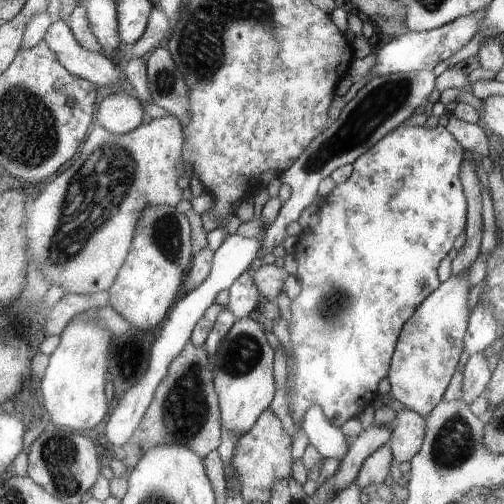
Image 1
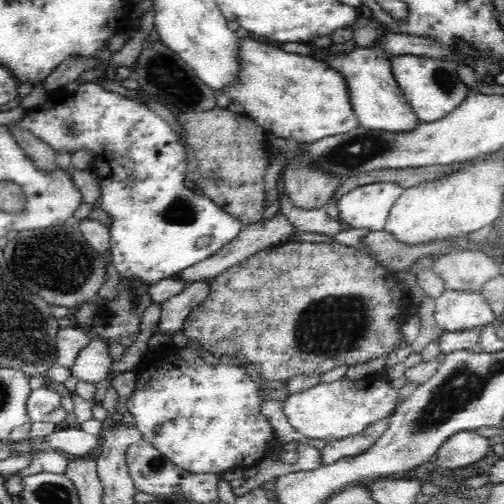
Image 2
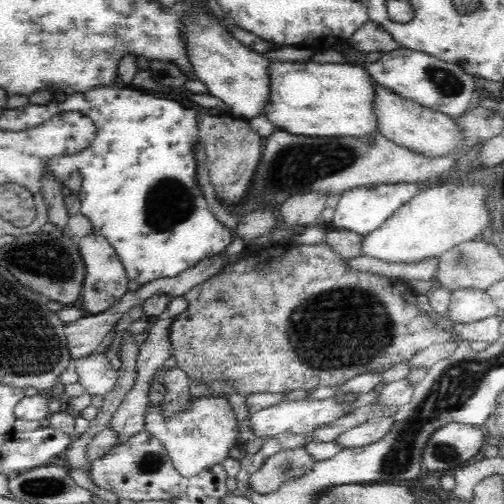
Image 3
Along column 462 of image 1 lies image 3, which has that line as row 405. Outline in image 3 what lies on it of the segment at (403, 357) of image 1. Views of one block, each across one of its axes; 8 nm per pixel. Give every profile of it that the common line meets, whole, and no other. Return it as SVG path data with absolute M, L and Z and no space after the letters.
M328 398L328 400L294 400L294 402L278 402L262 412L256 412L250 416L250 428L254 432L254 436L266 440L266 438L272 438L276 434L282 434L282 432L292 432L292 434L304 434L304 432L312 432L314 428L318 426L326 426L328 422L334 422L336 418L340 418L346 410L350 410L350 406L354 404L346 404L344 402L338 402L338 398Z

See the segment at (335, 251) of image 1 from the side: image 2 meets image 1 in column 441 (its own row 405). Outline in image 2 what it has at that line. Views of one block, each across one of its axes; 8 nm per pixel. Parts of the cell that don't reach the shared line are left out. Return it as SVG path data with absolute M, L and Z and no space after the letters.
M176 354L168 356L166 368L166 356L152 356L140 366L136 392L124 404L124 410L132 424L142 432L142 440L150 442L166 460L170 460L180 470L186 470L190 474L220 474L222 470L236 466L252 468L254 462L260 462L272 450L264 446L266 438L270 438L270 426L258 412L260 394L256 386L262 386L262 382L256 378L256 372L252 372L252 376L254 382L244 376L244 370L240 370L240 366L186 366Z

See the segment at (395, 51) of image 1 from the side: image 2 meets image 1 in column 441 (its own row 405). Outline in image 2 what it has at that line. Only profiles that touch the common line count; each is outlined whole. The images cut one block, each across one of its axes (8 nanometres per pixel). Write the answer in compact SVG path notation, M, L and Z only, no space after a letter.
M46 386L32 390L26 402L26 414L30 418L30 422L54 422L58 426L64 426L64 416L68 414L62 406L60 406L60 396L52 390L48 390Z

